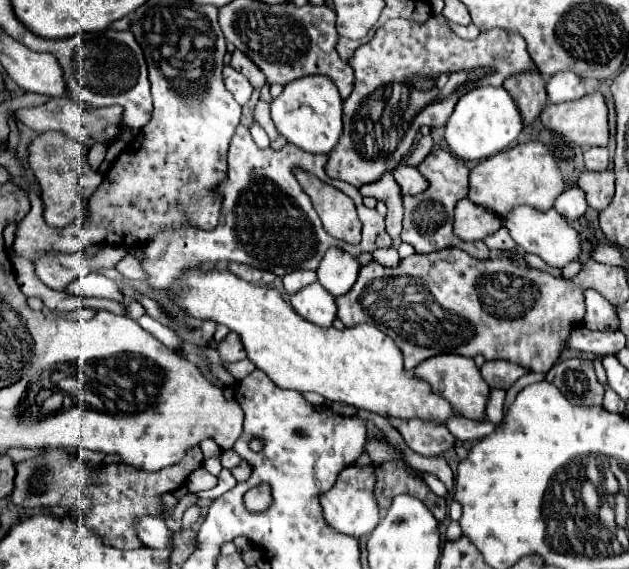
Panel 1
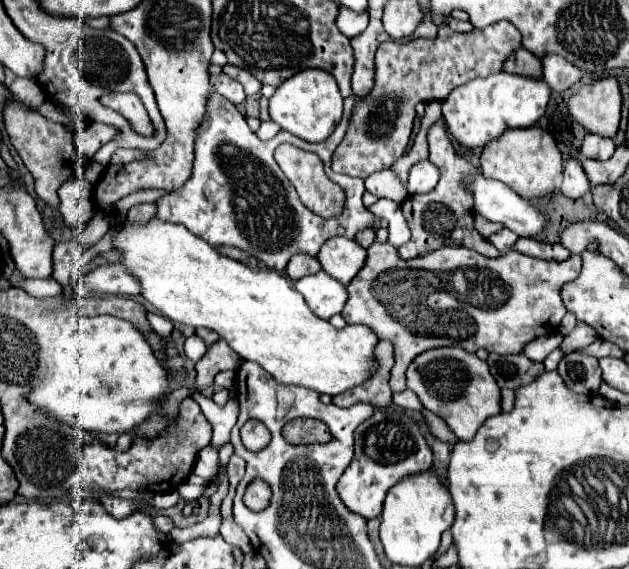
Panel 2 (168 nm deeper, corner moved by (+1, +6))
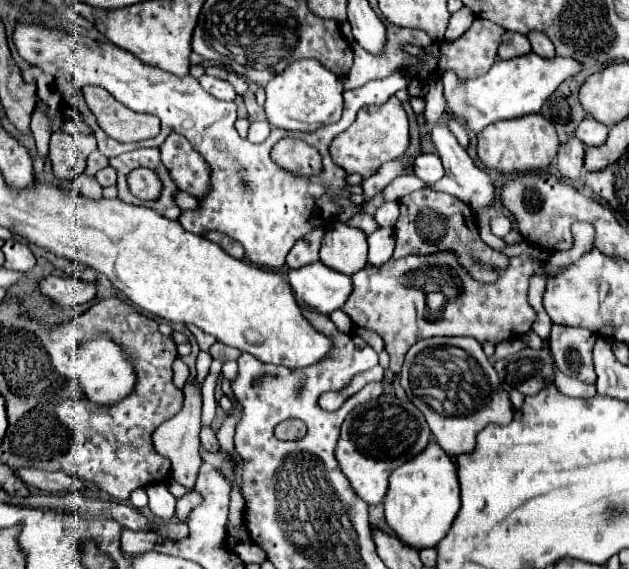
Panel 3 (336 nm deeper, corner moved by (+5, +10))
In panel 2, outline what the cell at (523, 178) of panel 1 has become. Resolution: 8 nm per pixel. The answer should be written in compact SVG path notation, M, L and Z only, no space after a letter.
M536 125L526 129L510 129L510 133L504 133L498 141L490 141L490 145L482 151L480 169L486 179L502 181L526 199L550 197L556 191L556 177L564 171L556 141L550 133Z

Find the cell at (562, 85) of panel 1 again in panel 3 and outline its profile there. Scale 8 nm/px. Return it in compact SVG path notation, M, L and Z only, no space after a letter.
M530 31L530 33L528 33L528 39L530 39L530 45L532 45L532 51L538 53L540 57L554 57L554 55L556 55L554 45L552 45L552 41L546 37L546 33Z

